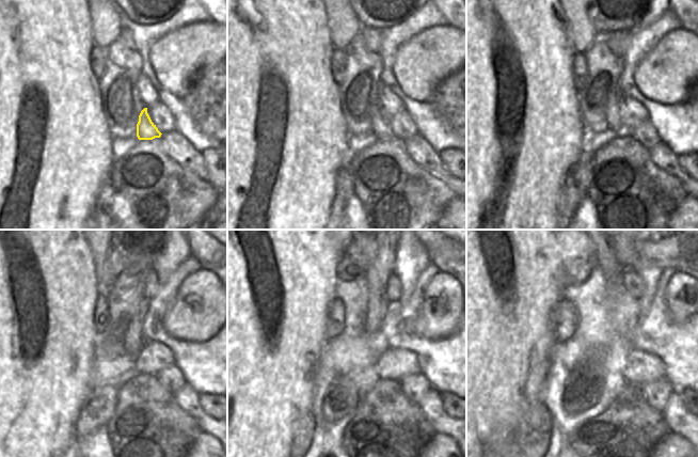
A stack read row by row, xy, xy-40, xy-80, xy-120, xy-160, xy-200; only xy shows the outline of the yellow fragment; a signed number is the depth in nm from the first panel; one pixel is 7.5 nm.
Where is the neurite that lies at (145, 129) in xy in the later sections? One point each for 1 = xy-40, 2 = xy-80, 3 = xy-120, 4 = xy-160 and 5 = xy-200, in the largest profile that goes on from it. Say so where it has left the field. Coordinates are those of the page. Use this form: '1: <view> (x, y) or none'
1: xy-40 (380, 124)
2: xy-80 (612, 106)
3: xy-120 (133, 340)
4: xy-160 (381, 268)
5: xy-200 (625, 251)

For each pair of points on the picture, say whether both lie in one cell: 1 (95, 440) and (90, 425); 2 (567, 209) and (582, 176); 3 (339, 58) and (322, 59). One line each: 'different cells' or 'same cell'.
1: different cells
2: same cell
3: different cells

